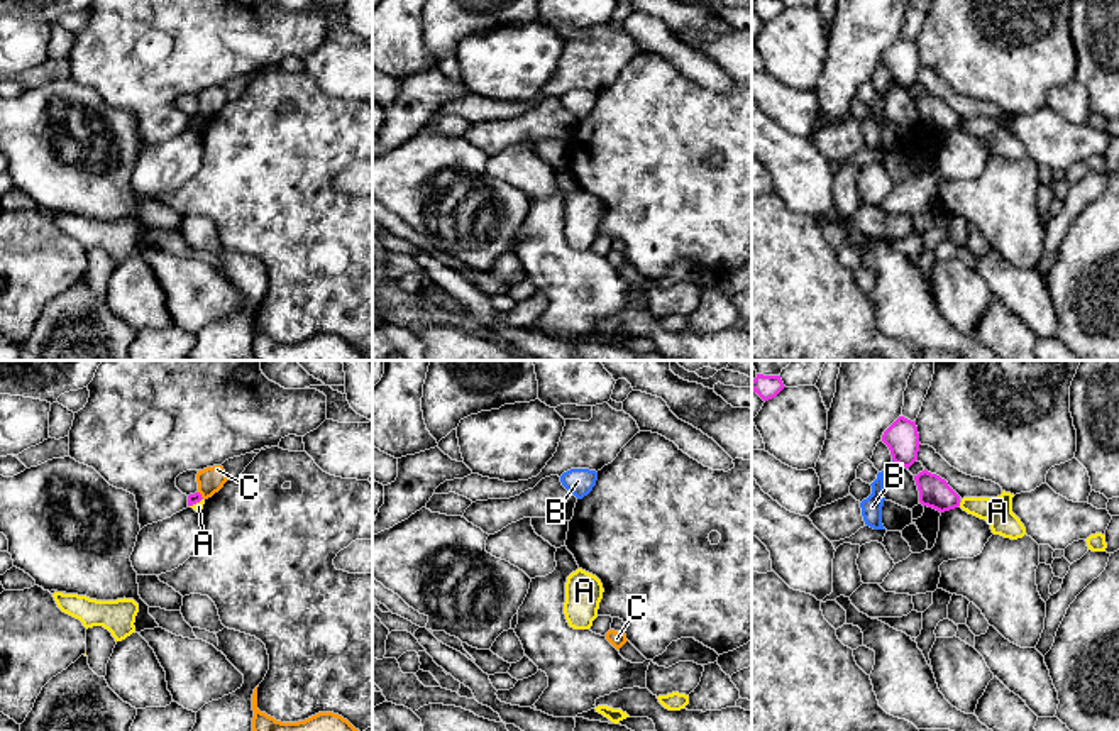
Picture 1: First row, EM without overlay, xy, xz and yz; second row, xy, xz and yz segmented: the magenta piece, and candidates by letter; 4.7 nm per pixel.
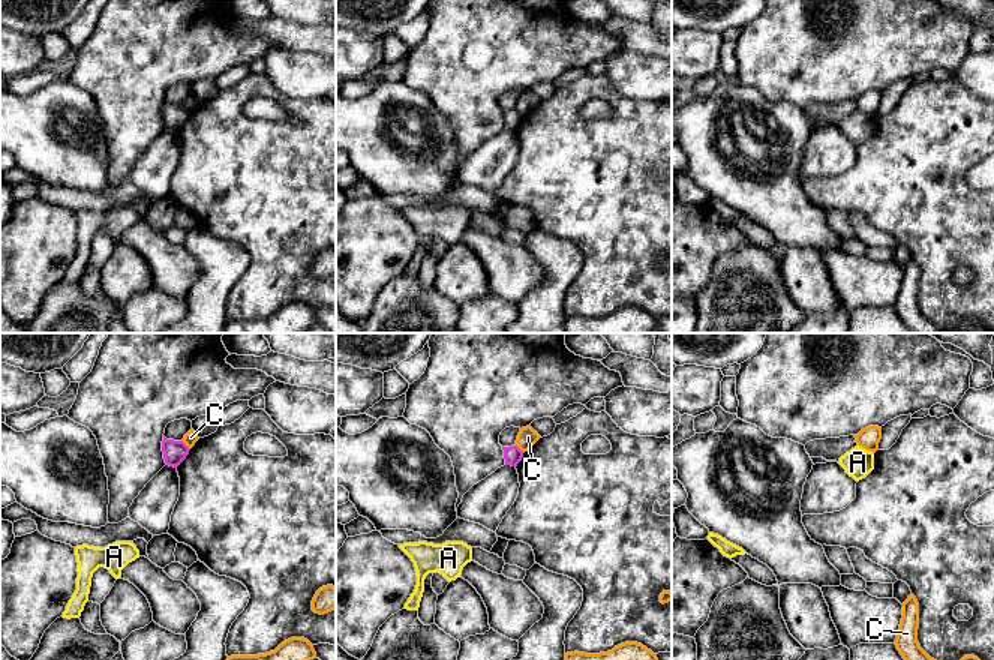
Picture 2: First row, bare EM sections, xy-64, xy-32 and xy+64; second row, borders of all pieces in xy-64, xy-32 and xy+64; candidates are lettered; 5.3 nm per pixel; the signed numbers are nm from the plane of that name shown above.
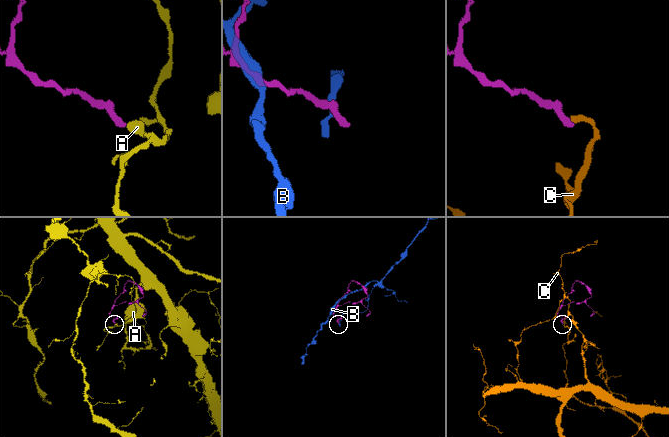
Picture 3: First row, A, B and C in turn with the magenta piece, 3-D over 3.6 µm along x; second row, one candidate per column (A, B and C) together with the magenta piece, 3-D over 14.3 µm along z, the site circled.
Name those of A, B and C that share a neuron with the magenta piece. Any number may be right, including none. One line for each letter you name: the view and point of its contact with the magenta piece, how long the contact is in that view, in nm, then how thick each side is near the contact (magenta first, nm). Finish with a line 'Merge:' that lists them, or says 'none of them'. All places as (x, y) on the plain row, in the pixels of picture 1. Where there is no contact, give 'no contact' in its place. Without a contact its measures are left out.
Merge: none of them

